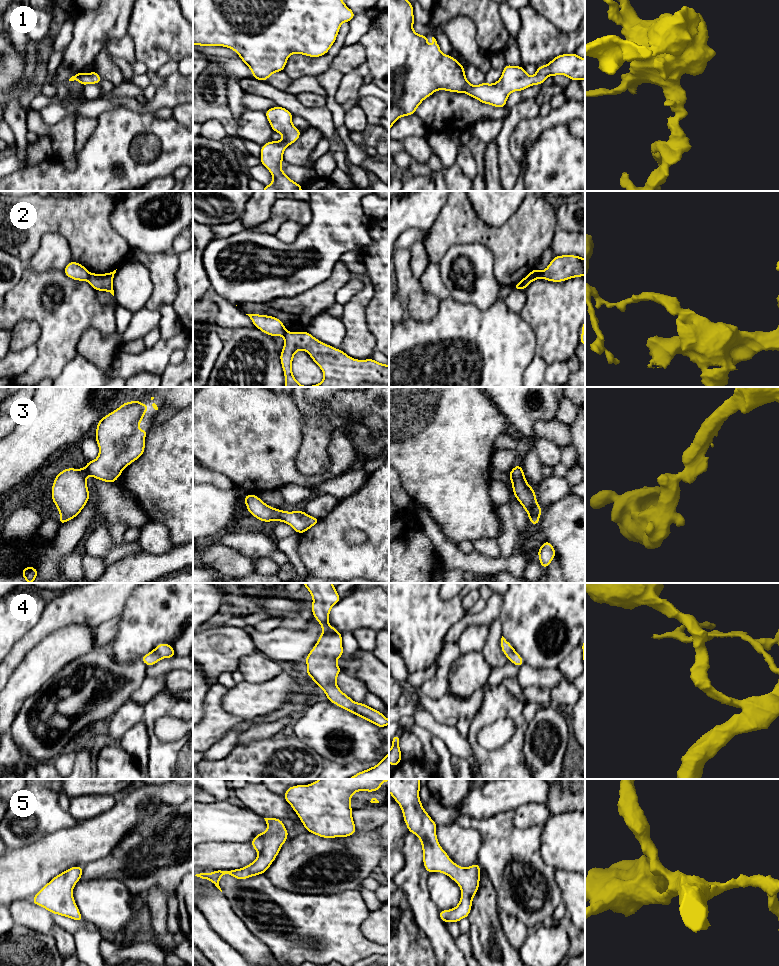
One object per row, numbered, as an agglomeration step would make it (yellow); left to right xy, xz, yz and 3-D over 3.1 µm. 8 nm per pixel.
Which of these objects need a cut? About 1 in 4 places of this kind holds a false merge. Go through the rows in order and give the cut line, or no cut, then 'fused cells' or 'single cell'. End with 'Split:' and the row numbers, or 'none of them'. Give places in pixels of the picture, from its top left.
1: no cut; single cell
2: cut in yz along (536, 269), (529, 282); fused cells
3: no cut; single cell
4: no cut; single cell
5: no cut; single cell
Split: 2

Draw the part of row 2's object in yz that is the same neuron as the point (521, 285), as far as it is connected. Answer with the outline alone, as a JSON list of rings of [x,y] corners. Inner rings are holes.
[[[537,268],[533,269],[526,277],[519,281],[516,285],[513,286],[514,290],[525,290],[530,283],[530,280]]]

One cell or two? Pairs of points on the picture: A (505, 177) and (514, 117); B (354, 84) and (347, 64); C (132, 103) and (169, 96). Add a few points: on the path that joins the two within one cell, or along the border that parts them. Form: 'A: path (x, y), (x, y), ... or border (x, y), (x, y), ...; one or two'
A: path (505, 162), (505, 132); one
B: border (356, 67), (343, 74); two
C: path (141, 107), (151, 107), (160, 100); one

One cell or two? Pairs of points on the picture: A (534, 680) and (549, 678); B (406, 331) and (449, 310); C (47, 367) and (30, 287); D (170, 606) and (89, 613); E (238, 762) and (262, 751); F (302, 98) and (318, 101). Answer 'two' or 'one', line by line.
A: one
B: one
C: one
D: two
E: one
F: one

